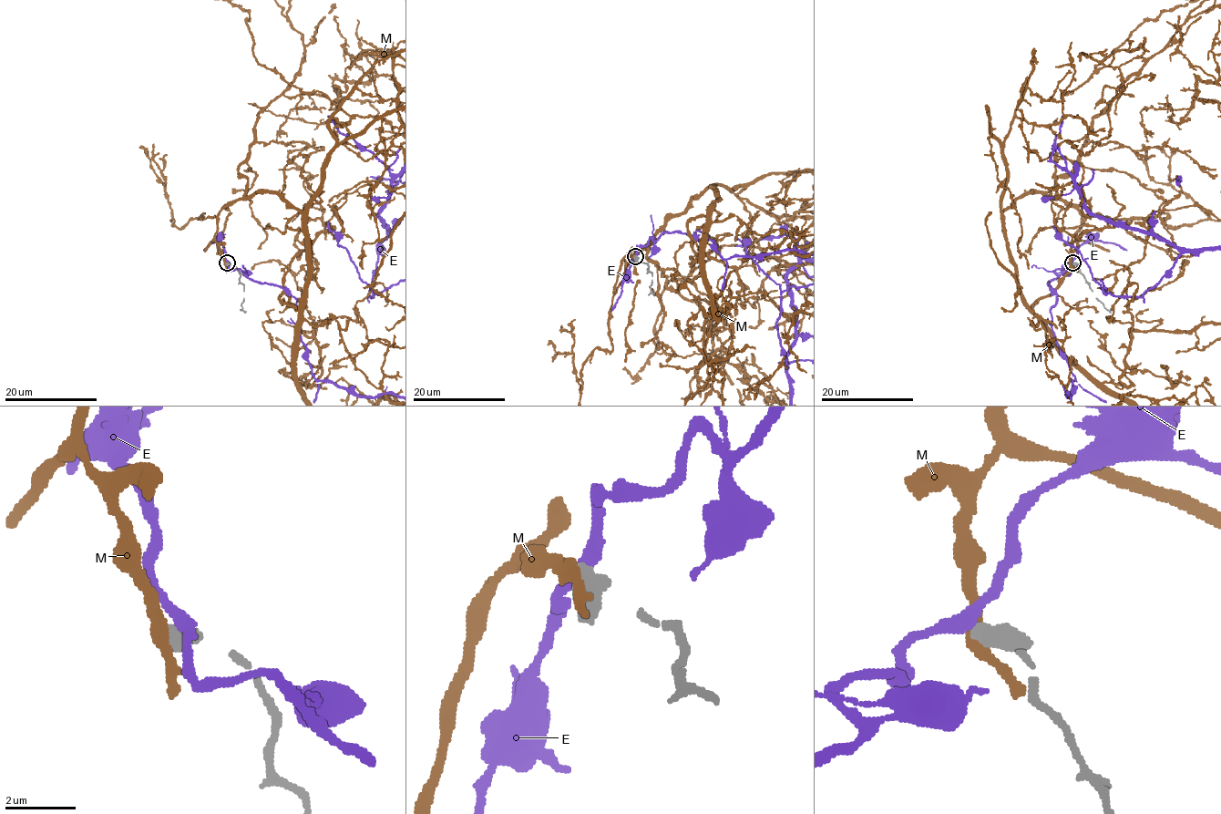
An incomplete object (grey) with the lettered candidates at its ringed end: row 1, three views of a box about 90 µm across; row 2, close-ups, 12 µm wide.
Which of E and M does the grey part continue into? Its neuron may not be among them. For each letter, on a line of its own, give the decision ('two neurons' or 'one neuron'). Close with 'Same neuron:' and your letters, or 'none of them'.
E: two neurons
M: two neurons
Same neuron: none of them

